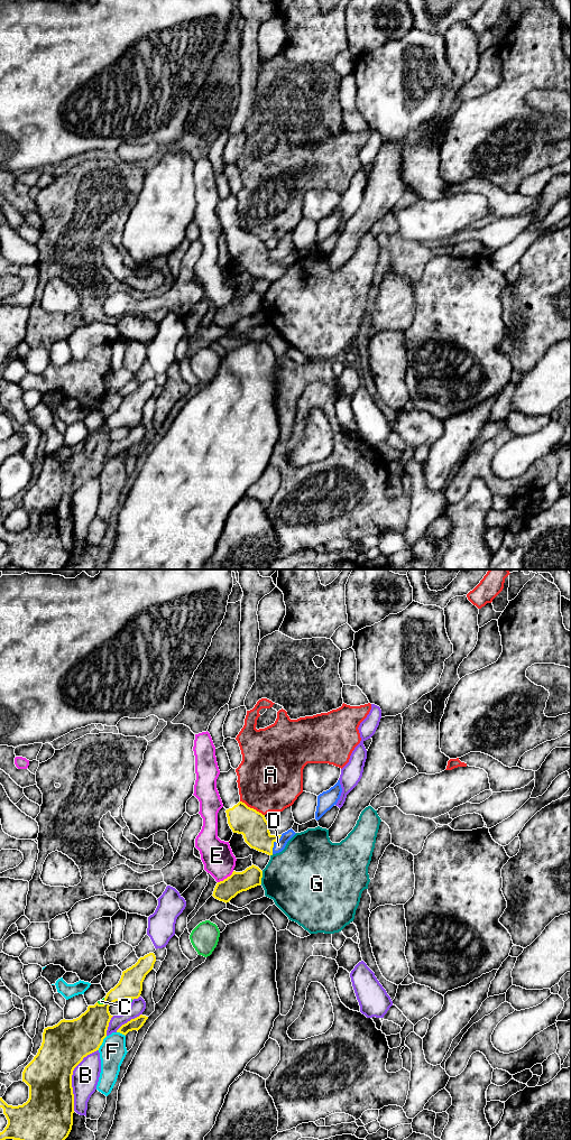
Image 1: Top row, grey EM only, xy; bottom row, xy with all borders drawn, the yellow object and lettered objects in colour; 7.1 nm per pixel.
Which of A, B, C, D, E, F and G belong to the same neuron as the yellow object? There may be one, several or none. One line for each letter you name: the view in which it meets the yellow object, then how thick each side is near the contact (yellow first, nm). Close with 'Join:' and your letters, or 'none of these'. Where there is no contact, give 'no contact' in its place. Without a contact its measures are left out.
D: contact in xy; calibres 200 and 80 nm
Join: D

